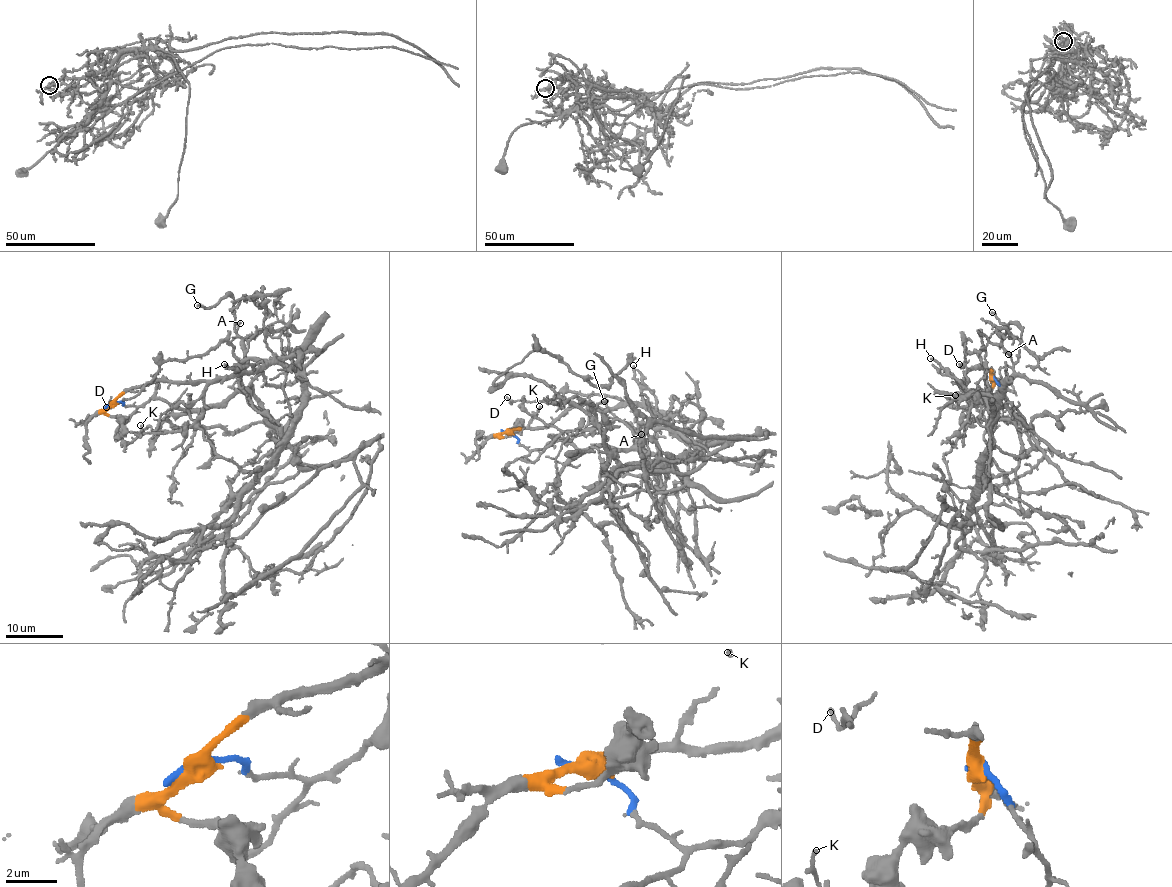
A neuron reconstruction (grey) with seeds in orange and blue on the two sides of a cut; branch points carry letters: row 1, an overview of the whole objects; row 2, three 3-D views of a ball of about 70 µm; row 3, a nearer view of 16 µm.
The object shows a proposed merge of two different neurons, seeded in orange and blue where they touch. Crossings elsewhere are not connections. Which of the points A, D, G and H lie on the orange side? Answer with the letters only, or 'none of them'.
H

